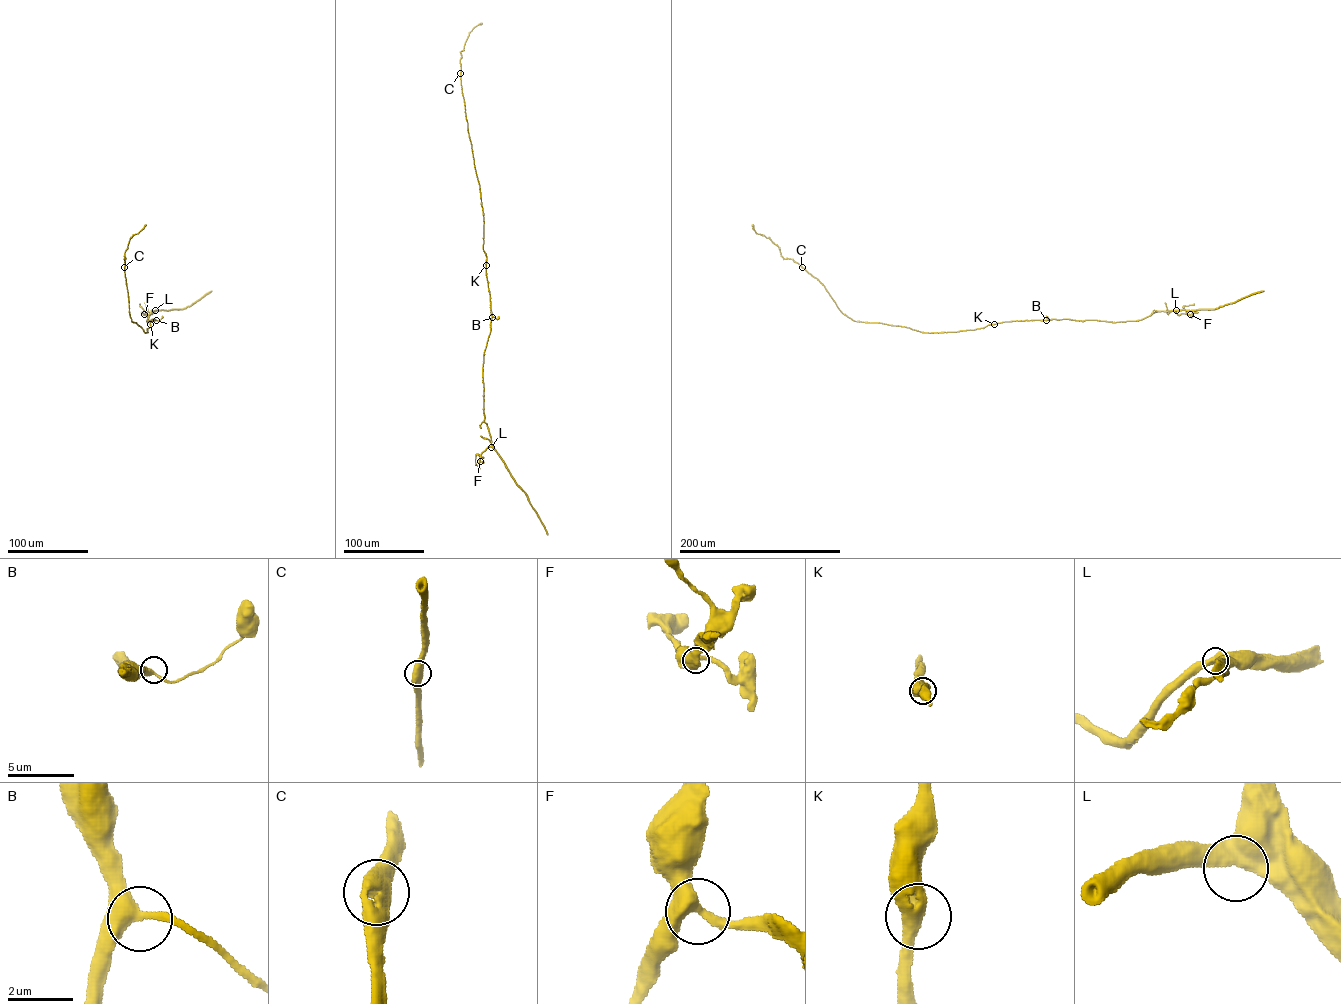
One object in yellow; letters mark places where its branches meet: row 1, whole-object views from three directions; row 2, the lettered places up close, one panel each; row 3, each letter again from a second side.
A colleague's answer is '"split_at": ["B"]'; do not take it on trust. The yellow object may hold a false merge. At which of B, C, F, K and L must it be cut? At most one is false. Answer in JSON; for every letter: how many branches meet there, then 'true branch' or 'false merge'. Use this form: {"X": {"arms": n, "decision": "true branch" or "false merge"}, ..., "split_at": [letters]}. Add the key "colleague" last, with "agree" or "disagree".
{"B": {"arms": 3, "decision": "true branch"}, "C": {"arms": 2, "decision": "true branch"}, "F": {"arms": 3, "decision": "true branch"}, "K": {"arms": 2, "decision": "true branch"}, "L": {"arms": 2, "decision": "true branch"}, "split_at": [], "colleague": "disagree"}

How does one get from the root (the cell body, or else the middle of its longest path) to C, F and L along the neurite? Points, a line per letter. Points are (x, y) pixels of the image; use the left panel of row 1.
C: (150, 324), (145, 333), (131, 321), (124, 267)
F: (150, 324), (156, 320), (147, 322), (148, 315), (155, 310), (144, 314)
L: (150, 324), (156, 320), (147, 322), (148, 315), (155, 310)

